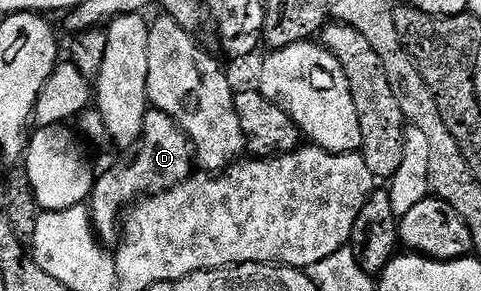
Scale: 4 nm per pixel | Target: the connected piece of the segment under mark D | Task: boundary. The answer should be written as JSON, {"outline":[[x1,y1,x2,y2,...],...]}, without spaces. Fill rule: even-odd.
{"outline":[[147,109,142,139,136,146,134,161,118,165,94,182,94,191,88,198,90,218,94,231,103,245,110,247,120,237,120,214,143,195,163,193,187,181,195,172,196,154,190,137,164,111]]}

